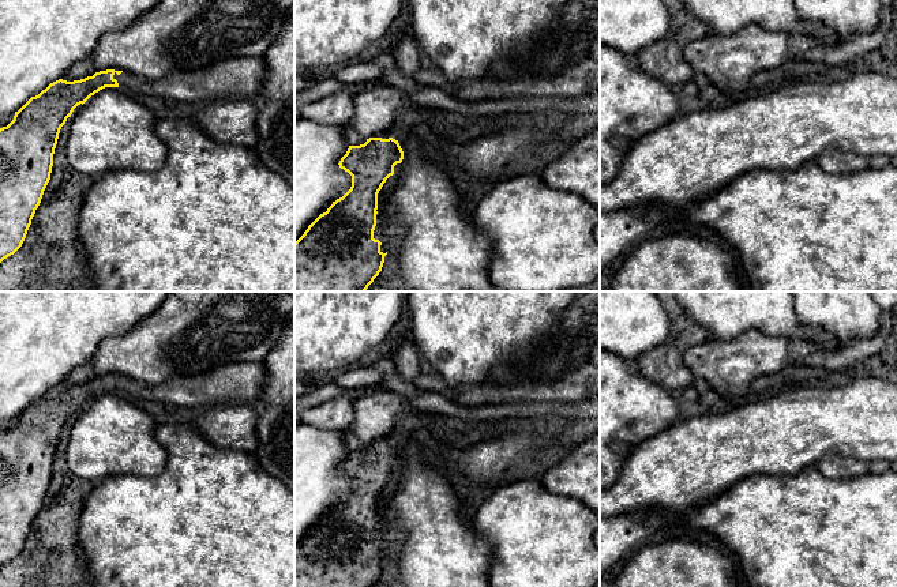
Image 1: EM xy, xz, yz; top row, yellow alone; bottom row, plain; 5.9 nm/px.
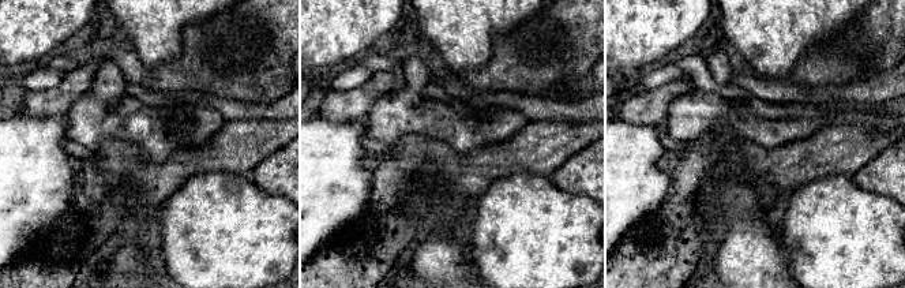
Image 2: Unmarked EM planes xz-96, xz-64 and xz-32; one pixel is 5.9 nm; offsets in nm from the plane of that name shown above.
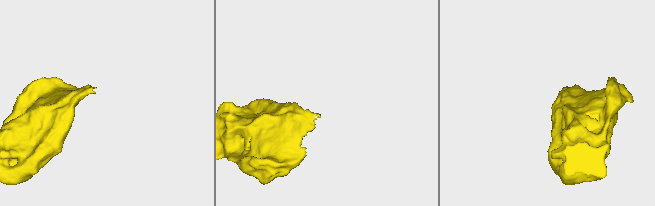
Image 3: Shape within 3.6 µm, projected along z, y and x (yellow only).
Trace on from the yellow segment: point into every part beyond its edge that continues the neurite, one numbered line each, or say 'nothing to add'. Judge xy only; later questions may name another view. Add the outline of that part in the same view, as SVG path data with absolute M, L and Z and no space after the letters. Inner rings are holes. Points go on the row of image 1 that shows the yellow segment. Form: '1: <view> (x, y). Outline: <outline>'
1: xy (239, 76). Outline: M232 57L202 69L180 69L150 82L127 71L113 75L123 93L155 95L173 104L252 98L263 86L263 57Z

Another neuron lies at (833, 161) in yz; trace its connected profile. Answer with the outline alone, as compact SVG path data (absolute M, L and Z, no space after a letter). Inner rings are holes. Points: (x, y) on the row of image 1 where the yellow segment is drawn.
M834 147L826 148L818 158L818 165L829 174L857 173L870 168L870 159Z

